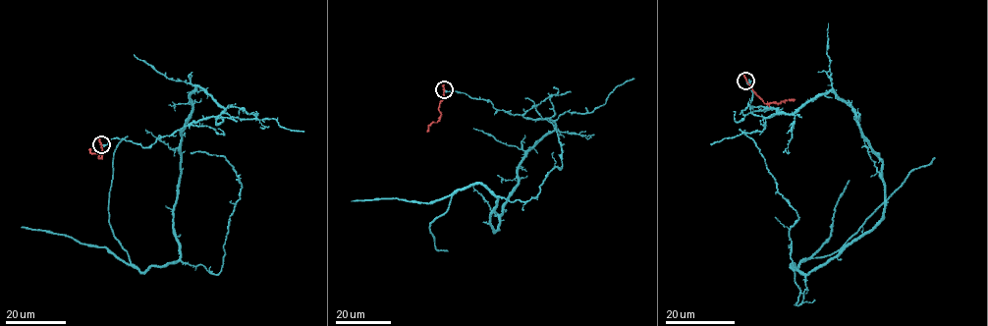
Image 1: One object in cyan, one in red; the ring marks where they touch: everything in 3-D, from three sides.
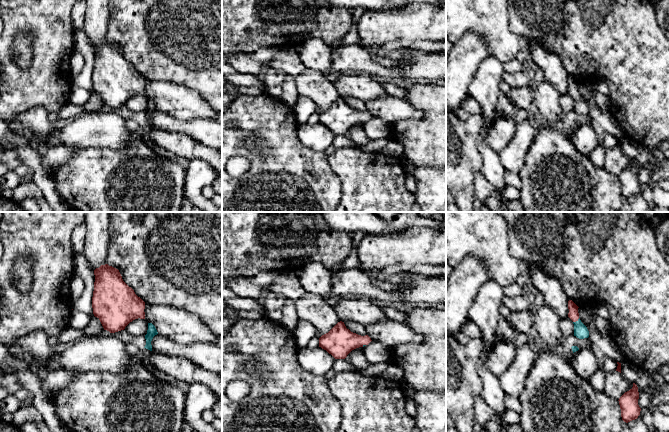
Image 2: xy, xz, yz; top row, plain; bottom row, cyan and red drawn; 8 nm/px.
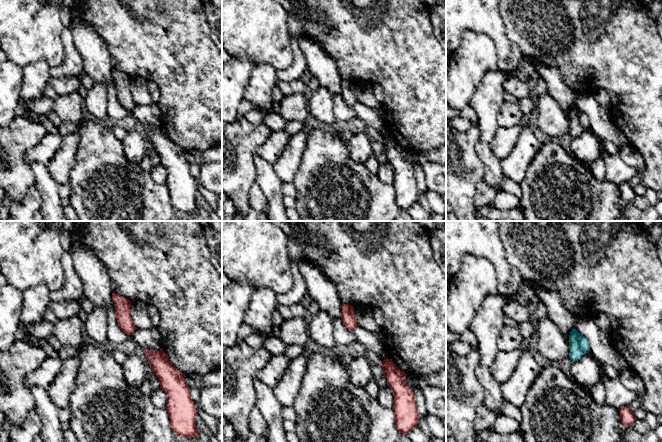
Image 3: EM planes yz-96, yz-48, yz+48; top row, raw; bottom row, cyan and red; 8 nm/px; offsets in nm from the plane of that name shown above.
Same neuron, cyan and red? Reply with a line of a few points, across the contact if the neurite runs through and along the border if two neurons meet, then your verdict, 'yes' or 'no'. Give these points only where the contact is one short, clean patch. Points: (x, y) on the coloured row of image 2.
no

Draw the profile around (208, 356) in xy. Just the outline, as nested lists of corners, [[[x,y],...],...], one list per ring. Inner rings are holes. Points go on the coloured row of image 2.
[[[157,334],[153,337],[151,345],[154,352],[186,358],[201,368],[222,374],[222,348],[215,344],[180,344],[170,337]]]

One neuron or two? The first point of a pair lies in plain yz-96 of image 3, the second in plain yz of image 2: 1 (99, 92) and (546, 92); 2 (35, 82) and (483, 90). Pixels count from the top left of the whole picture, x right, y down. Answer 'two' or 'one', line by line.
1: one
2: one

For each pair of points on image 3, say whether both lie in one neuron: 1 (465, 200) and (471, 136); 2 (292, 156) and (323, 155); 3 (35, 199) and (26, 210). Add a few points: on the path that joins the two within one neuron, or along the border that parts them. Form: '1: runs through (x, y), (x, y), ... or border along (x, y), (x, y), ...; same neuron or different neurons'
1: runs through (465, 184), (476, 170), (470, 162), (470, 152); same neuron
2: border along (307, 134), (307, 145), (294, 178); different neurons
3: runs through (32, 202), (28, 207); same neuron

